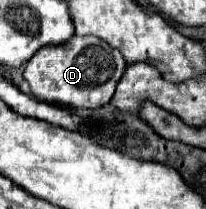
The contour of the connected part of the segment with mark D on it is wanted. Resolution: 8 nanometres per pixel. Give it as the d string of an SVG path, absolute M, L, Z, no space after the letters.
M73 36L59 46L45 46L25 64L25 80L31 86L31 96L49 104L71 108L99 108L107 104L125 70L125 60L119 50L95 36Z

